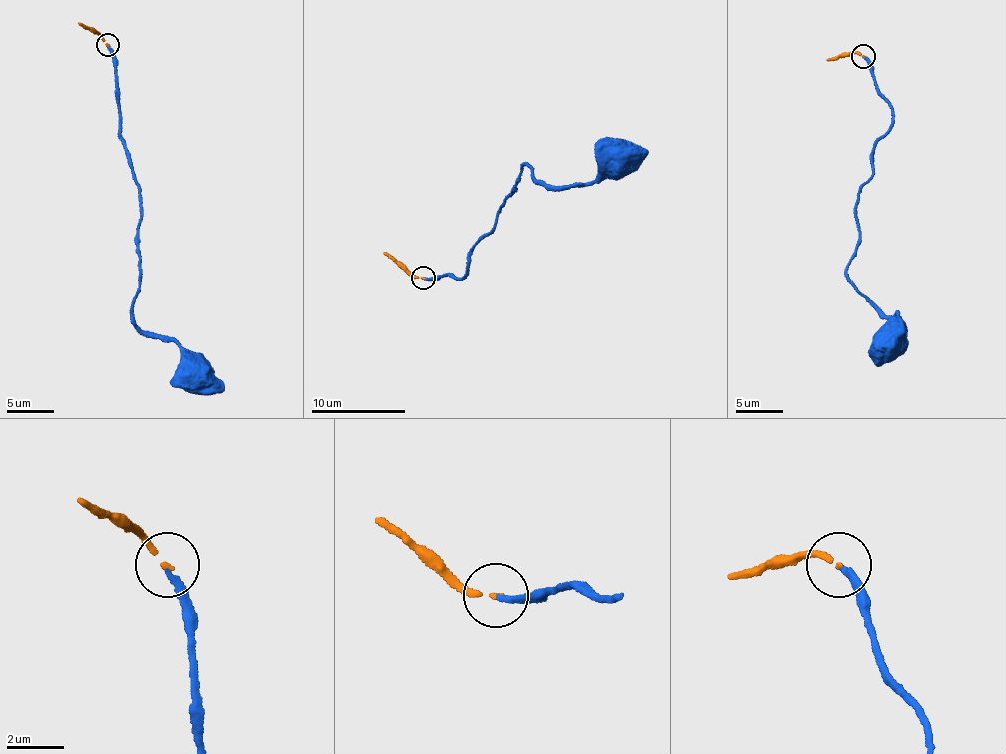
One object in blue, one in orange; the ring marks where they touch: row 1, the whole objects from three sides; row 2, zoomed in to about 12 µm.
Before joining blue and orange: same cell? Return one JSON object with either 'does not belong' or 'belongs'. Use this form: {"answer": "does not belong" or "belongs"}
{"answer": "belongs"}

